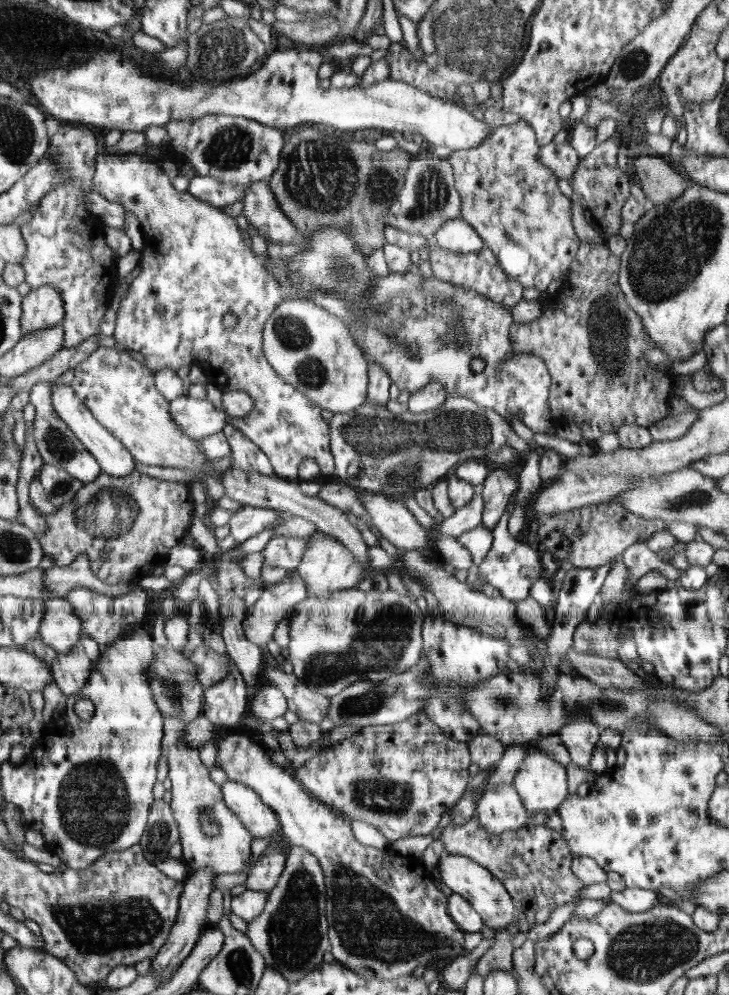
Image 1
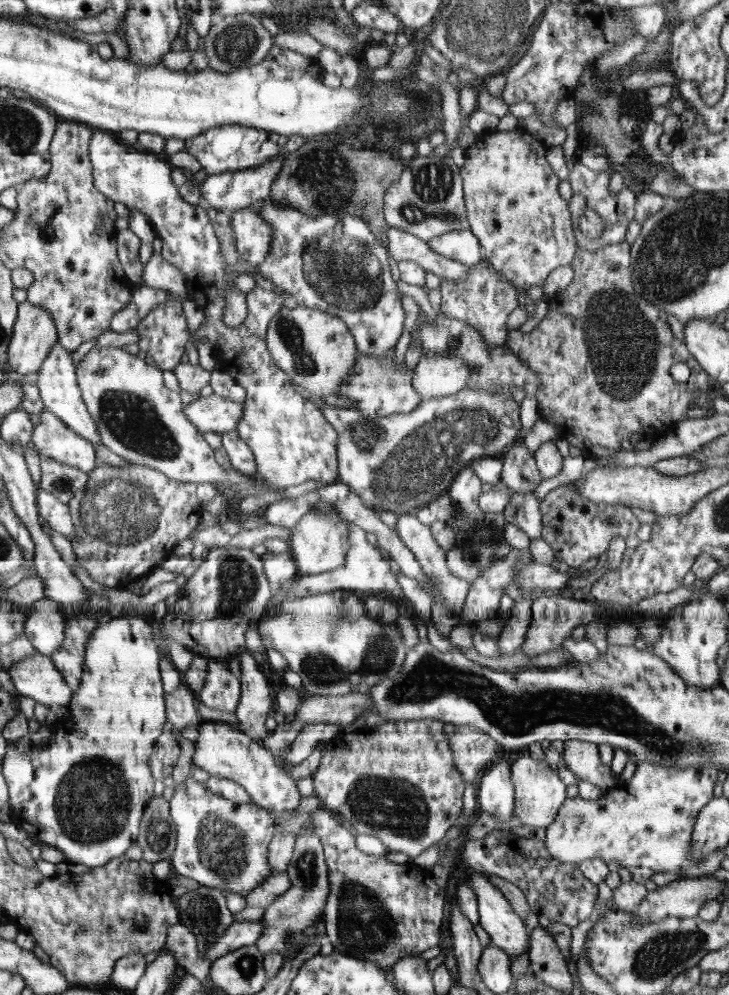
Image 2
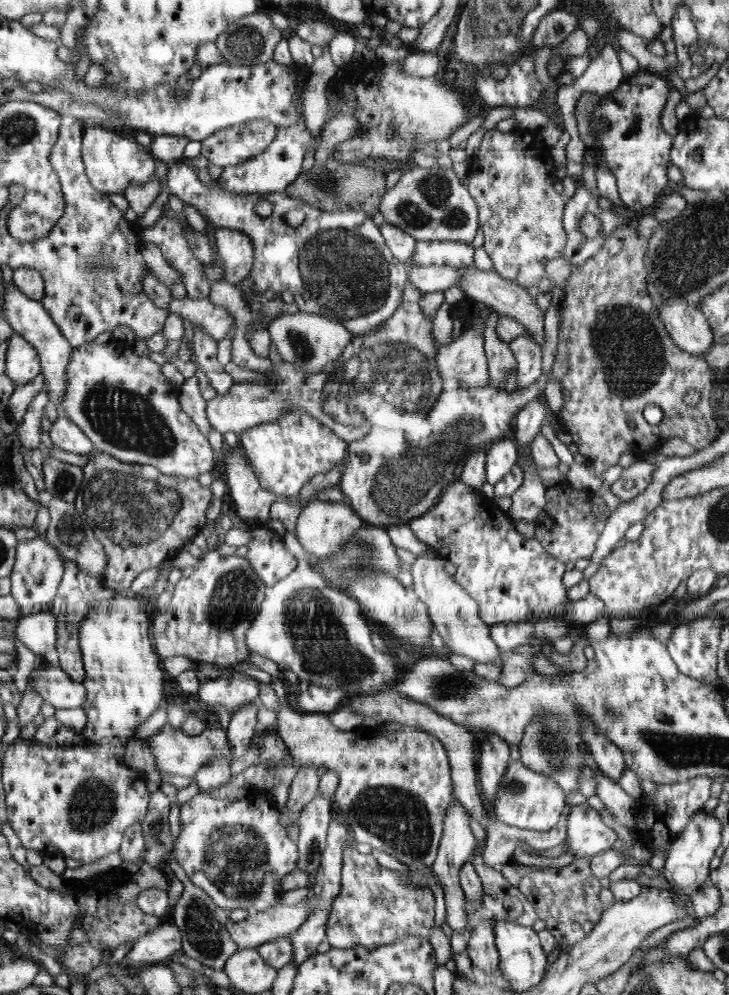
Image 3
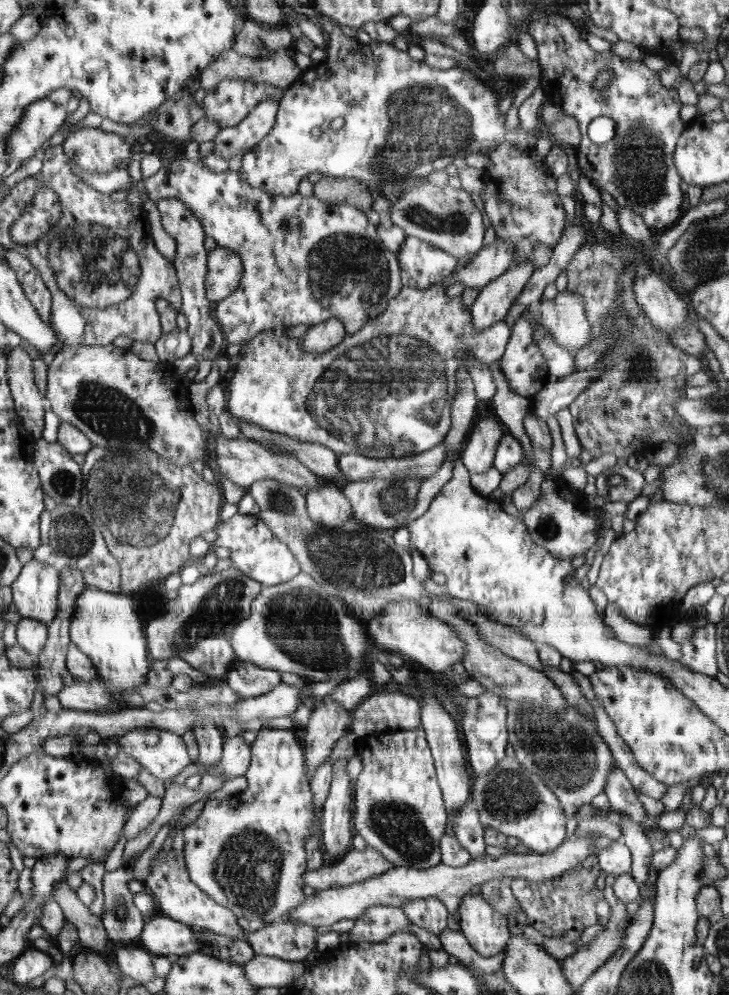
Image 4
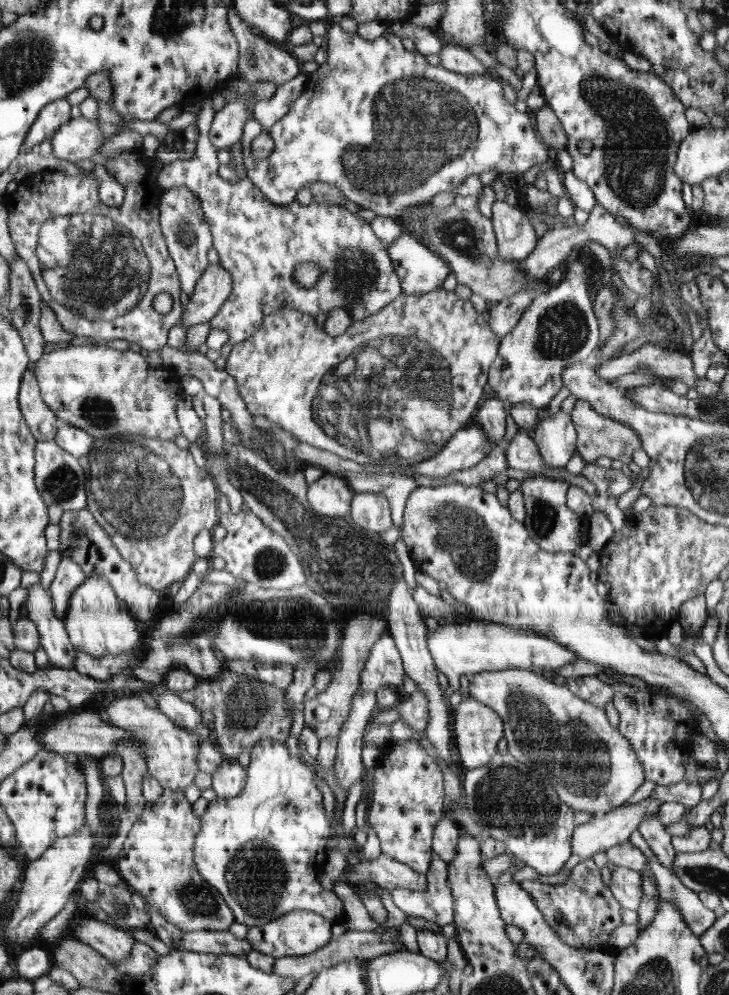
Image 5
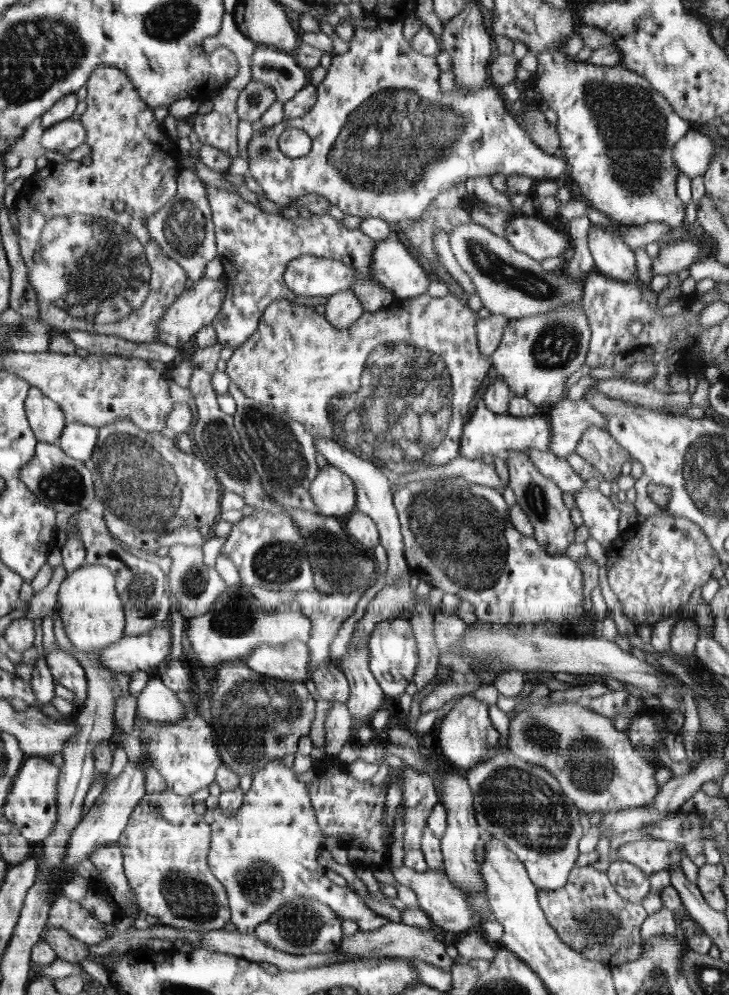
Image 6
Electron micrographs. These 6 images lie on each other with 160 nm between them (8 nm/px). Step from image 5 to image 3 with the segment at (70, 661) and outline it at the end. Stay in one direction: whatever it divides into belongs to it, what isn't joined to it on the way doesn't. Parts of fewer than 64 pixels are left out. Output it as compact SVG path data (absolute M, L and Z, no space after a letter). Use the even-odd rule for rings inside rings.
M37 536L32 540L17 542L16 566L9 578L11 595L16 599L23 616L48 611L63 576L62 556L46 539Z

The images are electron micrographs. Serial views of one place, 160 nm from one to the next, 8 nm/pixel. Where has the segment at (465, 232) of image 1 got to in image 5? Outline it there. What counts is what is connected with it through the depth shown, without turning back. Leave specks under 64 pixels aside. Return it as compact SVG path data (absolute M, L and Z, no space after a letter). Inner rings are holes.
M402 233L389 245L389 256L400 277L401 292L422 296L440 289L451 268L432 247L420 243L412 234Z

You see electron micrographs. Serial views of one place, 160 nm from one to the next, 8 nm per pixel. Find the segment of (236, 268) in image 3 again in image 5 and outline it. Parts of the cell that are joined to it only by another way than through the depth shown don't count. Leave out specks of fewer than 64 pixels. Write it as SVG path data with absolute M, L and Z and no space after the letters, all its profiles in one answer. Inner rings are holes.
M220 264L209 265L190 296L182 328L209 323L232 293L232 275Z

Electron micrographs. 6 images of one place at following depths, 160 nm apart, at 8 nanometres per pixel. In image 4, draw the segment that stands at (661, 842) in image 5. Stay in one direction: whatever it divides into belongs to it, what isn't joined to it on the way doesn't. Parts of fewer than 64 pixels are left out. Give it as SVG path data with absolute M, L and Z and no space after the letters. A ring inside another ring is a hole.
M619 765L610 772L608 782L606 782L606 795L610 800L610 812L616 815L617 812L626 813L636 824L644 827L648 812L644 805L638 801L636 791L628 782L626 774L622 772Z

